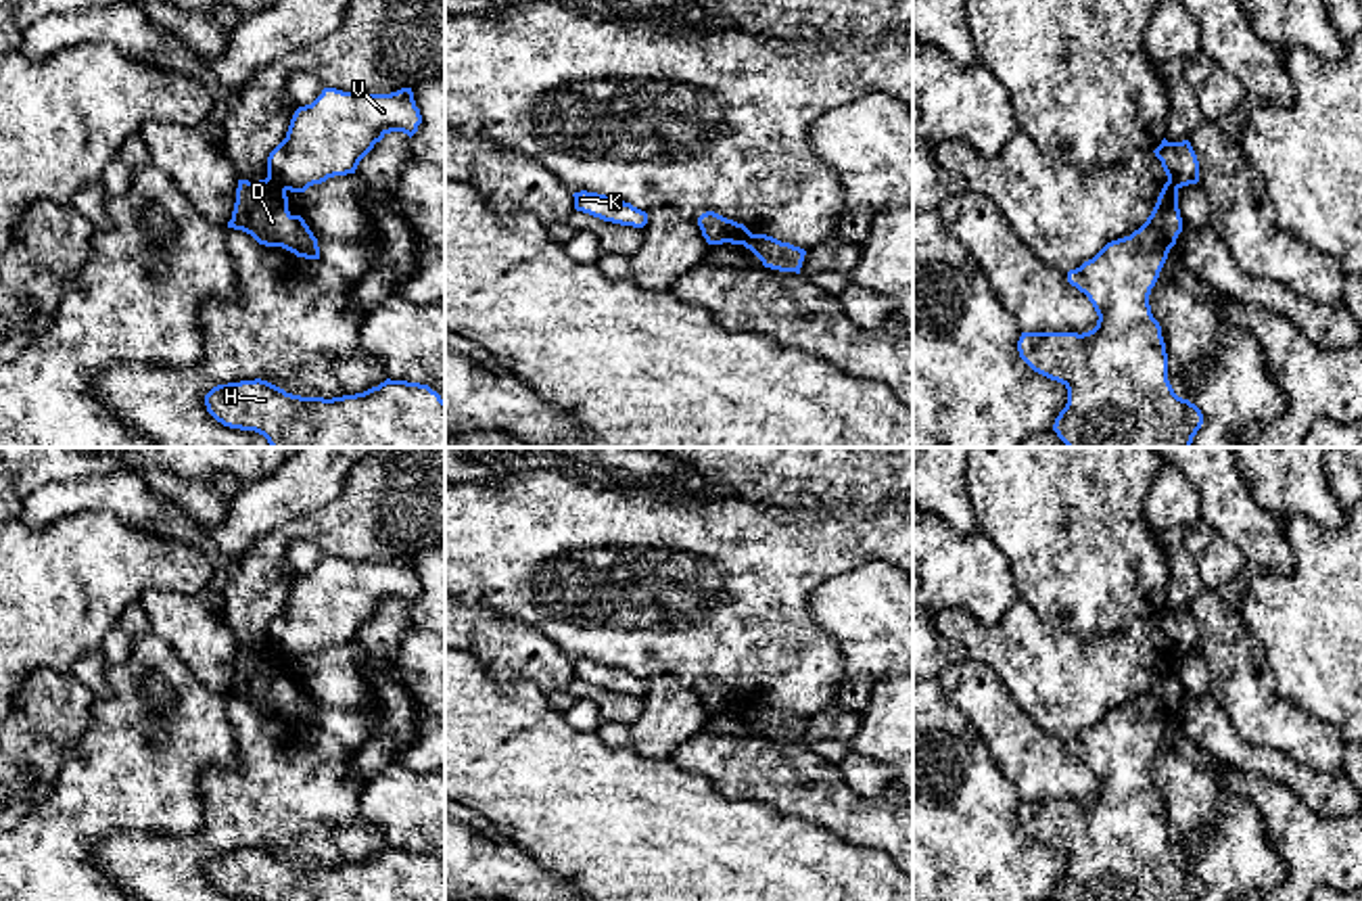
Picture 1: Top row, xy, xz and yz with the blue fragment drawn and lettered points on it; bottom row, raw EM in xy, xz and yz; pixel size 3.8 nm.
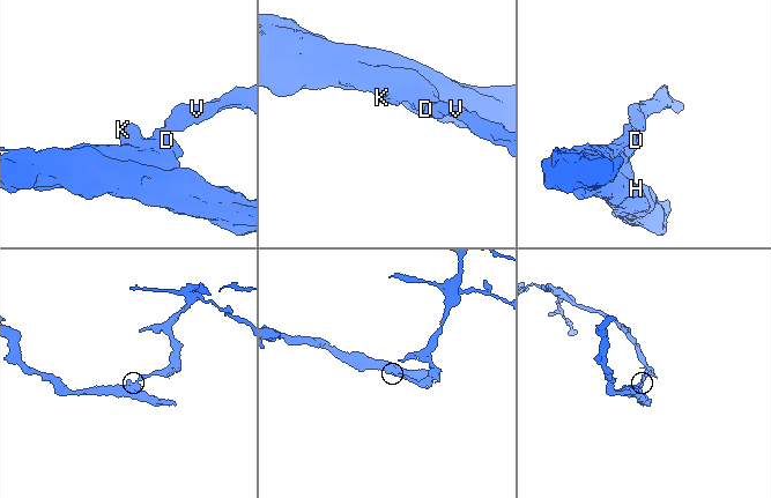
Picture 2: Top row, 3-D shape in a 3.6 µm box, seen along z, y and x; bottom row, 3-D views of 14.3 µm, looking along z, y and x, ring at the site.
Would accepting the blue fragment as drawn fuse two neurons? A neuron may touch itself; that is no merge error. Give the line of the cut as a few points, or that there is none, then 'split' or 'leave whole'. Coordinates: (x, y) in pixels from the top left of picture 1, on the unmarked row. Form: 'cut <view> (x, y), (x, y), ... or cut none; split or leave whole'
cut xy (268, 644), (287, 657); split

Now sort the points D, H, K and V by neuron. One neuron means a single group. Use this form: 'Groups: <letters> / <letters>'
Groups: D H K / V

